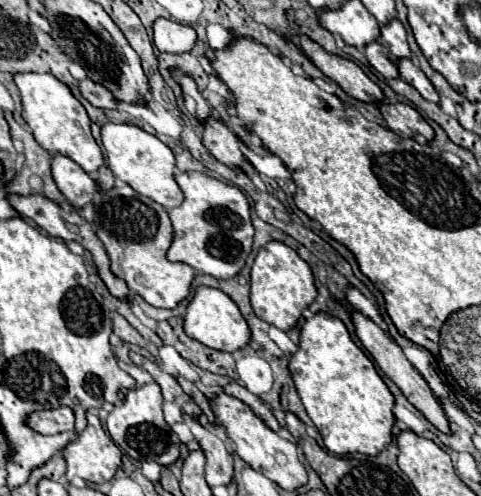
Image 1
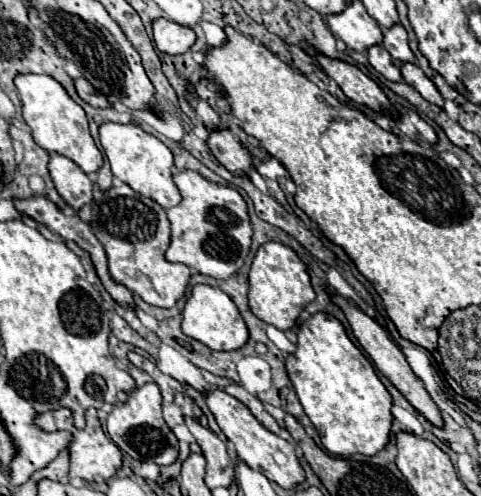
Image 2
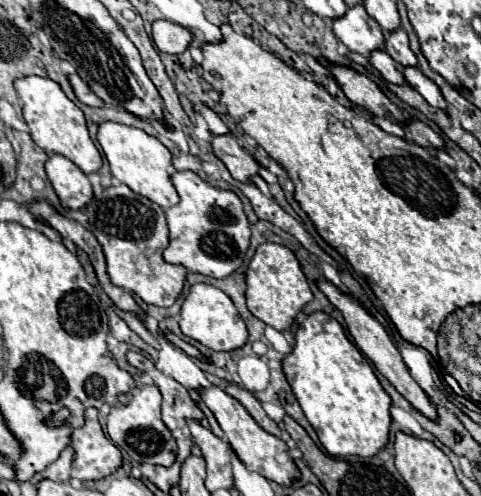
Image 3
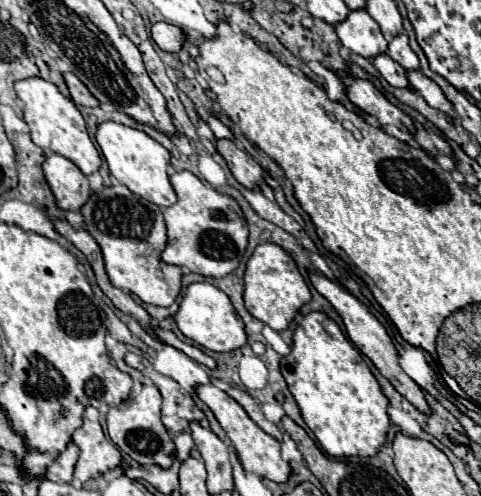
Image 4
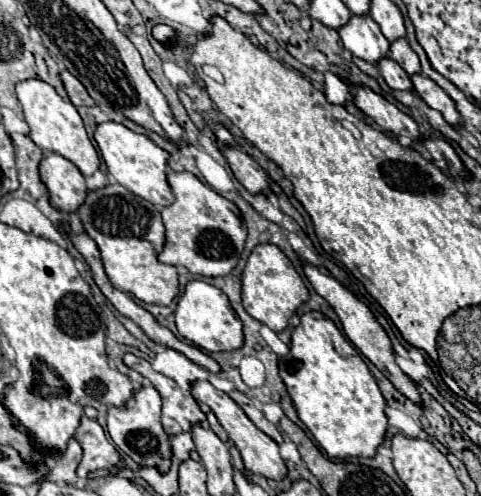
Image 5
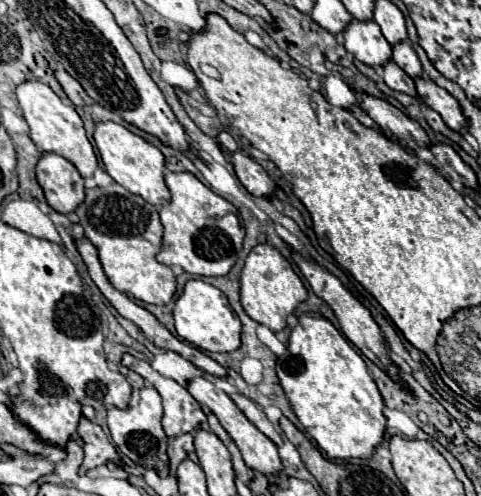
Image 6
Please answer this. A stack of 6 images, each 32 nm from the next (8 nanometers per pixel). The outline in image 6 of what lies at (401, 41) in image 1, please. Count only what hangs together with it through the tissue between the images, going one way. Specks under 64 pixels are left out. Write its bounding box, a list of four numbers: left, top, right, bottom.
[392,40,422,76]

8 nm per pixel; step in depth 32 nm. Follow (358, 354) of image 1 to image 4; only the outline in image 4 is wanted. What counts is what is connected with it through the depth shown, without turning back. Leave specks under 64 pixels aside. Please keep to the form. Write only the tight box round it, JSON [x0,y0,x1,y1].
[280,312,390,456]

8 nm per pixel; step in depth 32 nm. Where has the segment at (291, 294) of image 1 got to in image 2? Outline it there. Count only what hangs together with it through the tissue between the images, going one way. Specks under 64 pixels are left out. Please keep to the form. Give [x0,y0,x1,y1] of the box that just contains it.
[248,242,316,330]

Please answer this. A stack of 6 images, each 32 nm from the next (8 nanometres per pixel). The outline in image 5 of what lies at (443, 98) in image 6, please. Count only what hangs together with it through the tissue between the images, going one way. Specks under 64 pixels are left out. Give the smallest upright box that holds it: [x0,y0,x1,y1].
[410,74,460,126]

